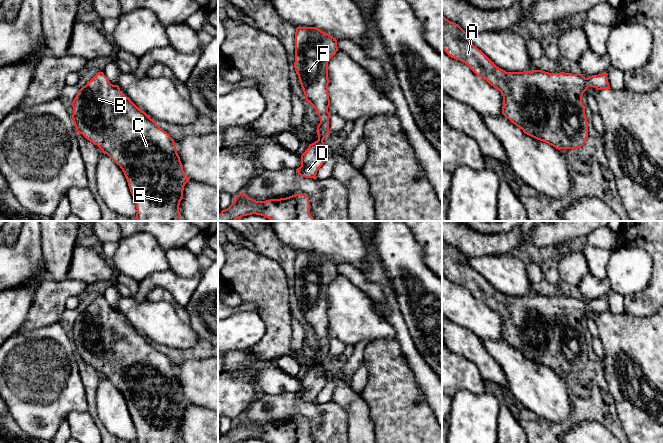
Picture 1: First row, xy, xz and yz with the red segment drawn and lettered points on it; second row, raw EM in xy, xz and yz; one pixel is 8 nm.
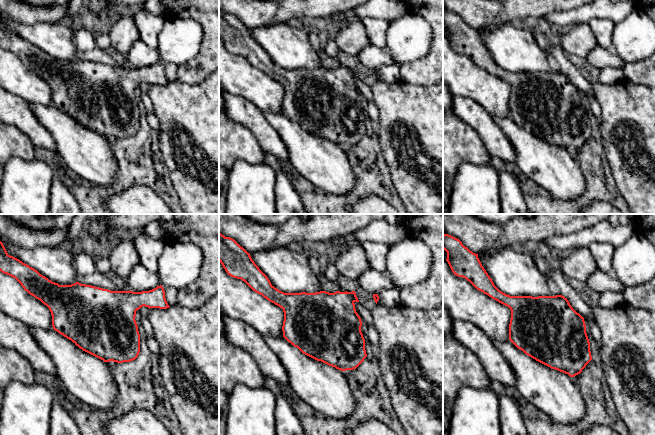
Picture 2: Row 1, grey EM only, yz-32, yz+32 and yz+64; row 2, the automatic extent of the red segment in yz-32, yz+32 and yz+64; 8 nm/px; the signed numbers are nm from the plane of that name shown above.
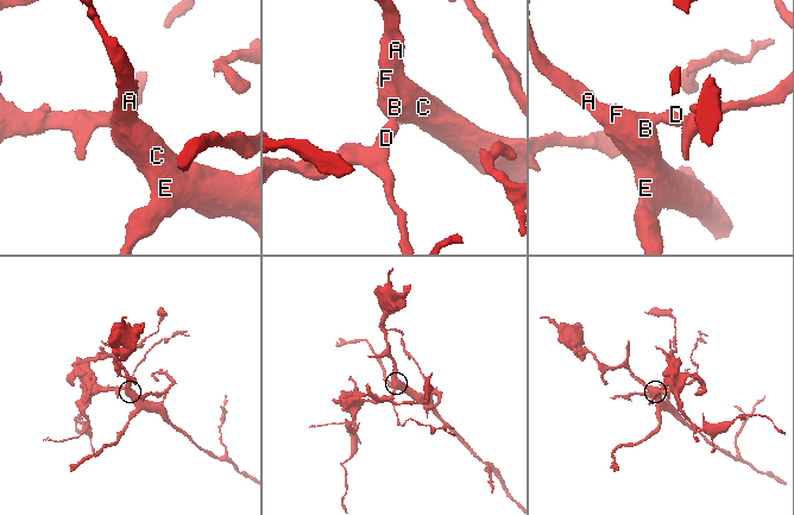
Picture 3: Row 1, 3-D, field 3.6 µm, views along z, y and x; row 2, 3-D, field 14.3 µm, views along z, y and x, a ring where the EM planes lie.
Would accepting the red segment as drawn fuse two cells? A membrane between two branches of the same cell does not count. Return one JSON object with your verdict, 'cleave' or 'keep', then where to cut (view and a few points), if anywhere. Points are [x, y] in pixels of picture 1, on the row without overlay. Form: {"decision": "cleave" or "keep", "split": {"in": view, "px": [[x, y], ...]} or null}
{"decision": "keep", "split": null}

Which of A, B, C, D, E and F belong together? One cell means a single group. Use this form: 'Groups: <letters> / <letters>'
Groups: A B C D E F

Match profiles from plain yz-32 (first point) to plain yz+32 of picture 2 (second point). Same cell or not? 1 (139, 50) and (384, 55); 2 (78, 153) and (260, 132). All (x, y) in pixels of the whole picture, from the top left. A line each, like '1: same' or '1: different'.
1: same
2: different

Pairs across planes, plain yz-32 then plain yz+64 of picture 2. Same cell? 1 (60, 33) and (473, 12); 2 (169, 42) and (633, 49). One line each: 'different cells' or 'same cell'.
1: different cells
2: same cell

